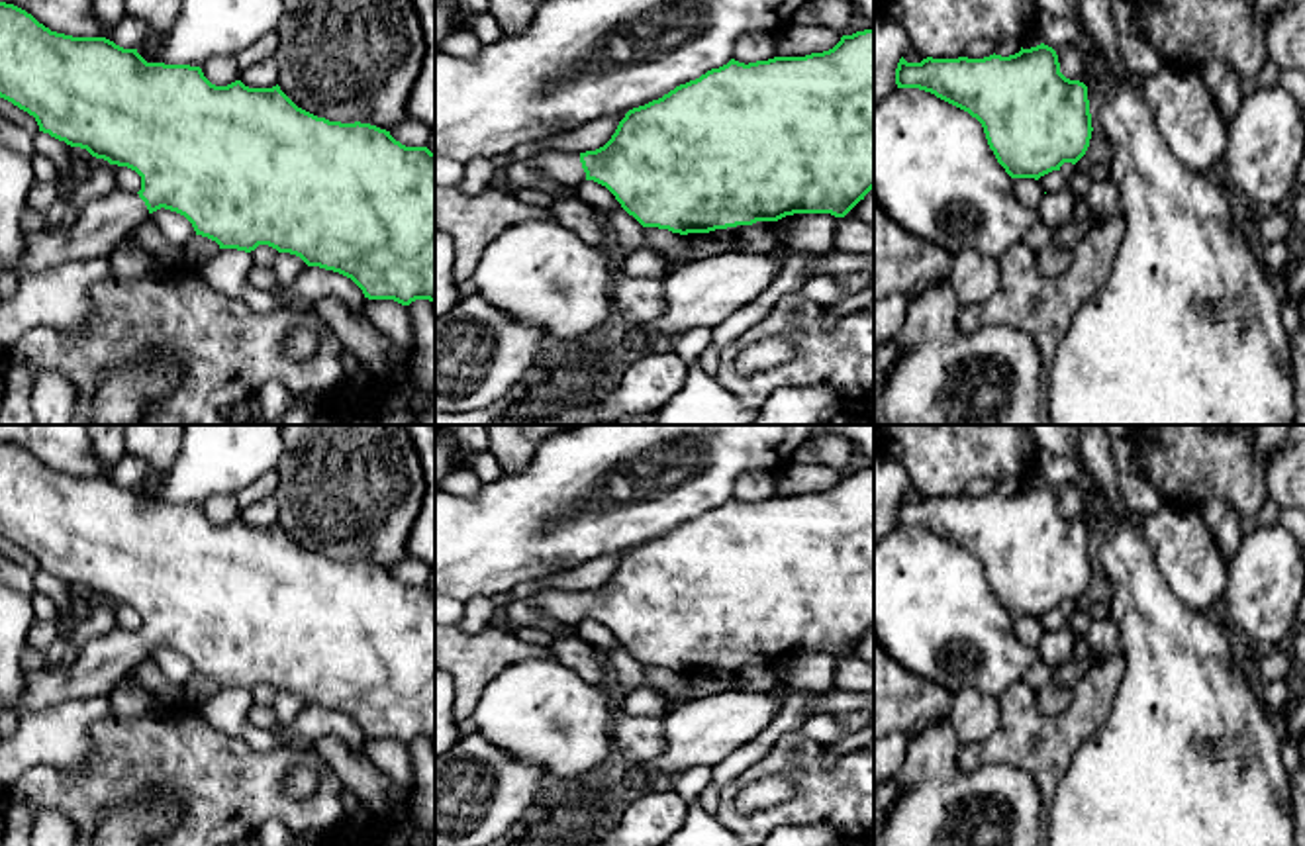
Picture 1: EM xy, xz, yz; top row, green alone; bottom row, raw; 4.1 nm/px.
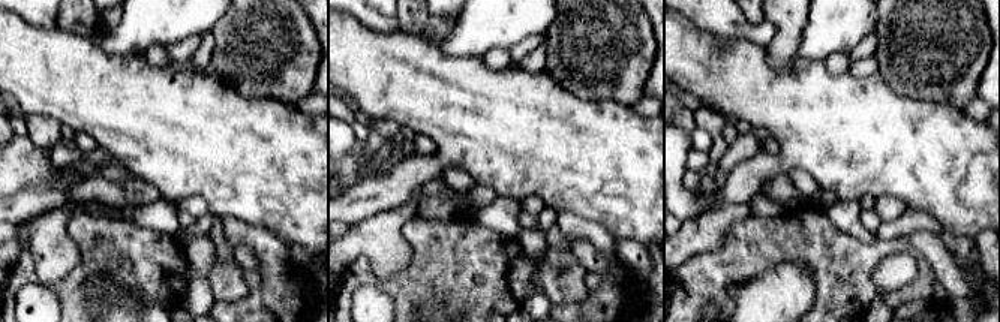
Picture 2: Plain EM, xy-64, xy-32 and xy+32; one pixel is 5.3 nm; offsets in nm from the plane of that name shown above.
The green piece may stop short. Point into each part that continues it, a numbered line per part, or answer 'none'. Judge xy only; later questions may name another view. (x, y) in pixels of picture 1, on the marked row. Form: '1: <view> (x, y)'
1: xy (102, 224)

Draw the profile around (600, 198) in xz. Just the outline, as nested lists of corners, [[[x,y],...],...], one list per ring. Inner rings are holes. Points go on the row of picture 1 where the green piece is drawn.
[[[582,180],[574,190],[576,198],[594,208],[604,221],[613,210],[621,208],[615,196],[594,180]]]

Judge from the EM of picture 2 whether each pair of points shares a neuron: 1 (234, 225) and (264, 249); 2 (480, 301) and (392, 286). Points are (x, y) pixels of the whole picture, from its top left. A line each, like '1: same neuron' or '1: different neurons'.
1: same neuron
2: same neuron

